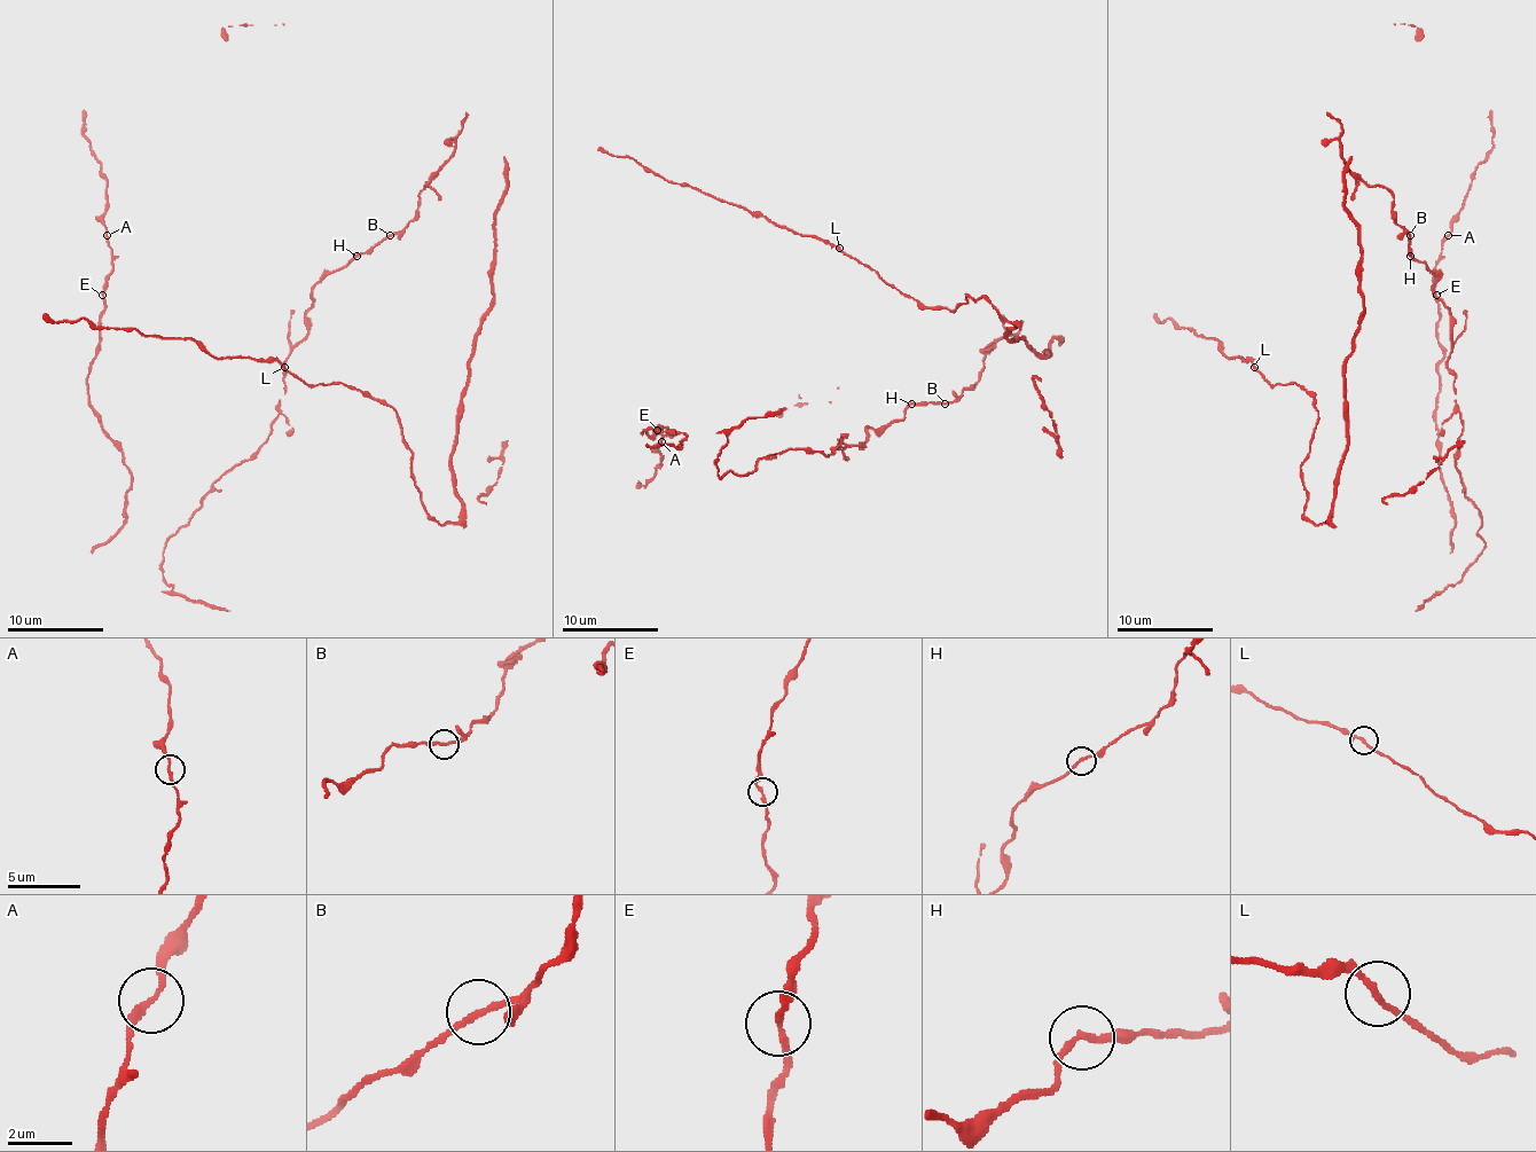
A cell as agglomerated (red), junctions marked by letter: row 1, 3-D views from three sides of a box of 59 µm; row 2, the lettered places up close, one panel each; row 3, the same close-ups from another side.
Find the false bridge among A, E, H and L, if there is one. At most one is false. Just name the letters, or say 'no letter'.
no letter

